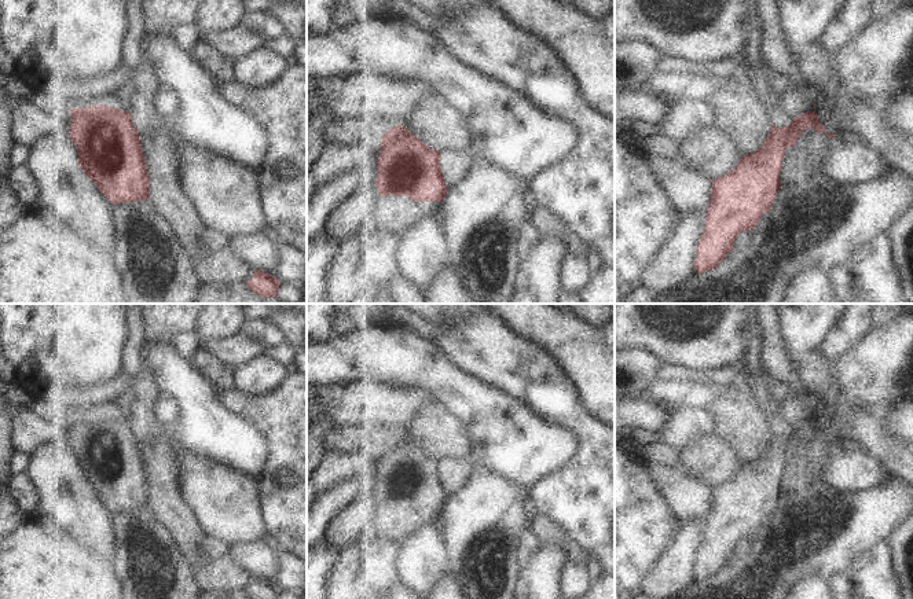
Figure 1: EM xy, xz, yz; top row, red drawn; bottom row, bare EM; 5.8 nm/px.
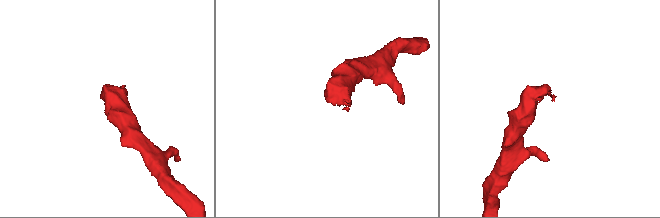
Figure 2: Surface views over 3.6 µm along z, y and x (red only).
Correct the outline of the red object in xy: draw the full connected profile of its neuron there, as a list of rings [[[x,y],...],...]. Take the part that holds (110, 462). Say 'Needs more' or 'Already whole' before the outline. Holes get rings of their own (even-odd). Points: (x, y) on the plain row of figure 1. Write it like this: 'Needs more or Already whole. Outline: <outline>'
Already whole. Outline: [[[103,412],[70,420],[78,474],[106,507],[111,512],[148,508],[147,470],[131,420]]]

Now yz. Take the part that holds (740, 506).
Already whole. Outline: [[[807,419],[793,426],[786,436],[771,433],[767,447],[756,460],[741,463],[733,478],[712,488],[705,537],[694,567],[696,581],[718,576],[733,559],[737,544],[744,539],[754,539],[762,523],[771,518],[781,496],[785,457],[795,455],[803,438],[813,434],[817,441],[836,445],[825,440],[817,419]]]

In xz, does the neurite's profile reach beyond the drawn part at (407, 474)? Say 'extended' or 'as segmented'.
as segmented

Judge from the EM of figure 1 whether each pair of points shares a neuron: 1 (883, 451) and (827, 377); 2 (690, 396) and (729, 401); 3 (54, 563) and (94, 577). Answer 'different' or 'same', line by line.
1: same
2: different
3: same

